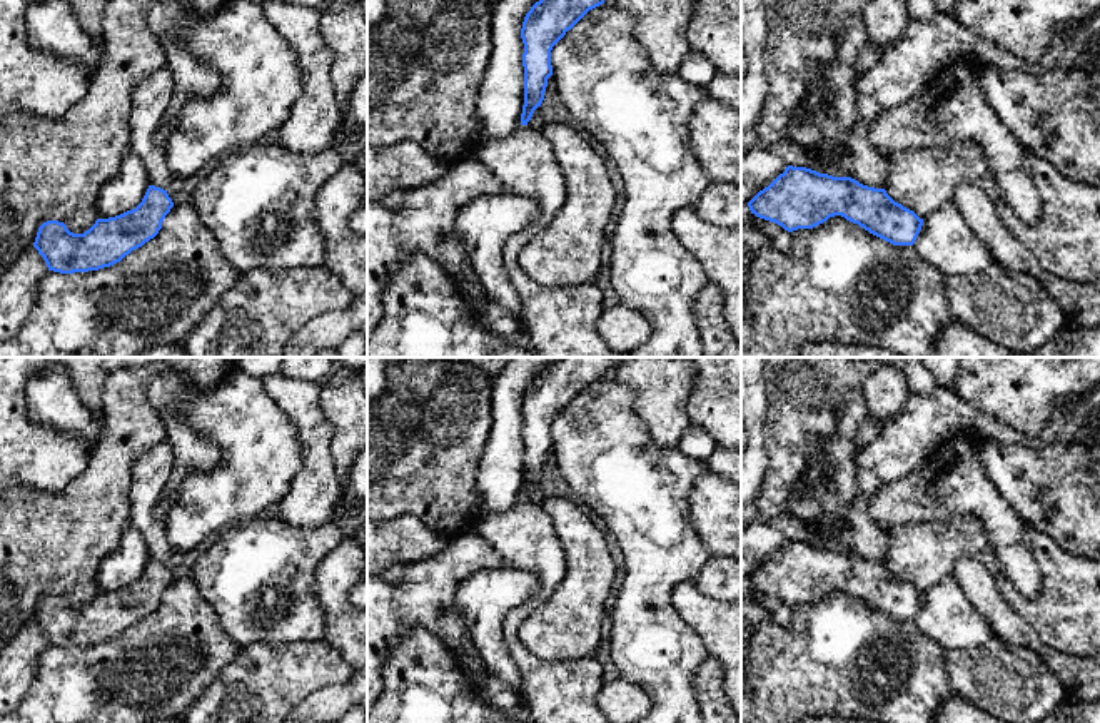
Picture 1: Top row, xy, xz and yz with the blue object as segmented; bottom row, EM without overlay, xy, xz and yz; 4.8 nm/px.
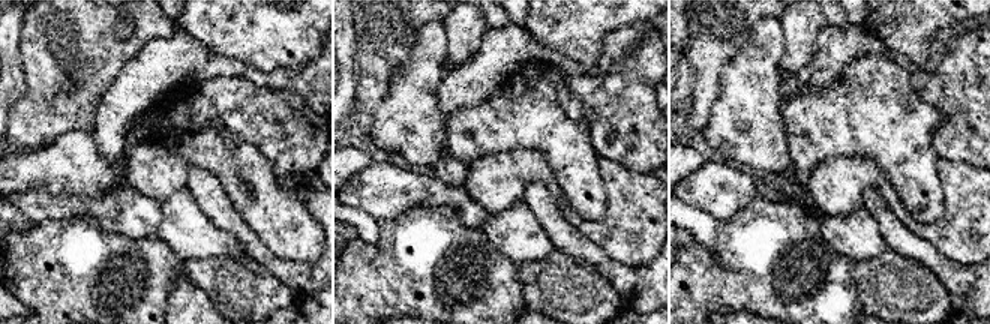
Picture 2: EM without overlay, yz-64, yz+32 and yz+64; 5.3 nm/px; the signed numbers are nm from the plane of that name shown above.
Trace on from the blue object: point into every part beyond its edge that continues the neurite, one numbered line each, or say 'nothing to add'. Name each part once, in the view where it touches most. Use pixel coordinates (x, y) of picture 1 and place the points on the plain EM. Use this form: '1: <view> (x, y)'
nothing to add

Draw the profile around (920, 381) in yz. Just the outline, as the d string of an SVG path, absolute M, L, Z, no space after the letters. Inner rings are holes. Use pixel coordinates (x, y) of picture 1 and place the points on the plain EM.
M891 357L890 362L905 374L910 394L926 396L938 387L933 374L920 357Z

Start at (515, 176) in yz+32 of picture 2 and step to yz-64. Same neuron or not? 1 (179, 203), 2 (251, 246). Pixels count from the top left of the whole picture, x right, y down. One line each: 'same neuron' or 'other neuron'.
1: other neuron
2: other neuron

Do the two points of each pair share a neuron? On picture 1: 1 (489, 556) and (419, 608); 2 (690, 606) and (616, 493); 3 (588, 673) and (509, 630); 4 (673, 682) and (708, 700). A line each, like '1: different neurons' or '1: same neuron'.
1: same neuron
2: different neurons
3: same neuron
4: different neurons

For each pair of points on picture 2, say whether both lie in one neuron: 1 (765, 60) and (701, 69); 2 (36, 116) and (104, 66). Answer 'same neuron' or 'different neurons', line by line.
1: different neurons
2: same neuron

